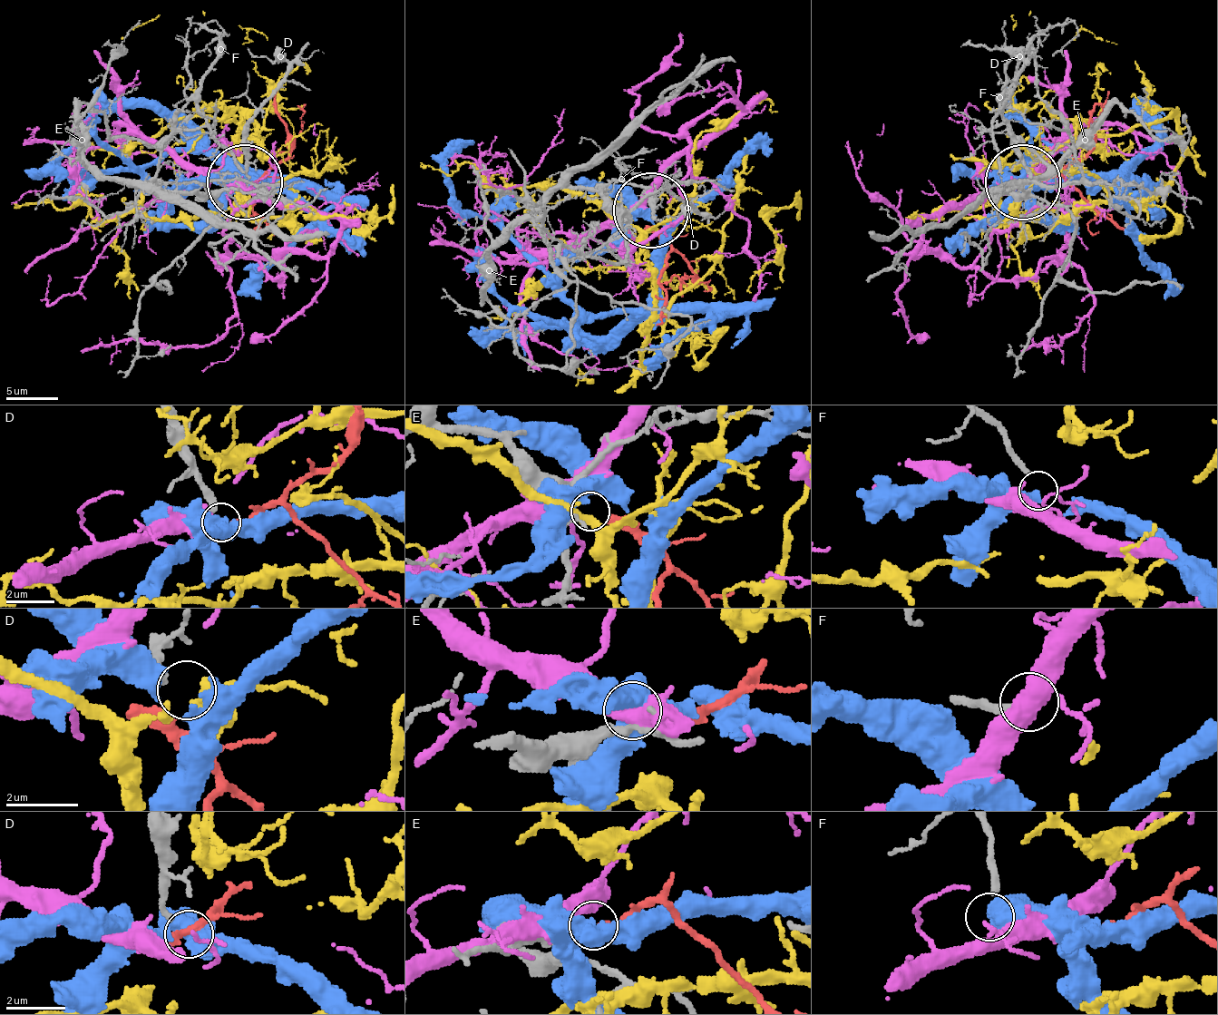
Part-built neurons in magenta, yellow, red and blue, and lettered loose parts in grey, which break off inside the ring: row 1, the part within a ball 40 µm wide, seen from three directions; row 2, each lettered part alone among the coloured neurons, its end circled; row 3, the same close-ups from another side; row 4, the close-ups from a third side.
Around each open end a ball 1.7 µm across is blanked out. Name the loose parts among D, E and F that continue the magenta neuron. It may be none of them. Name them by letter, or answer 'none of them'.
F

